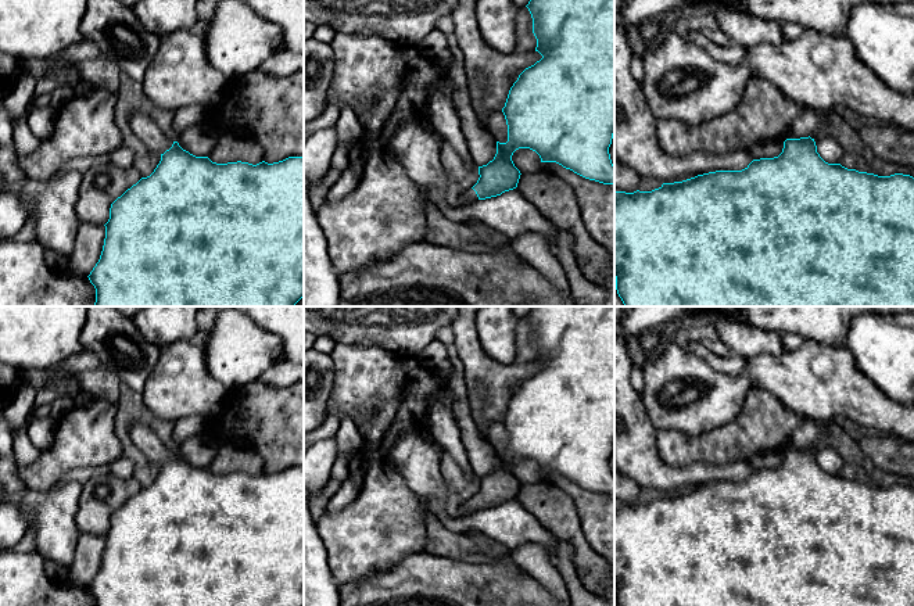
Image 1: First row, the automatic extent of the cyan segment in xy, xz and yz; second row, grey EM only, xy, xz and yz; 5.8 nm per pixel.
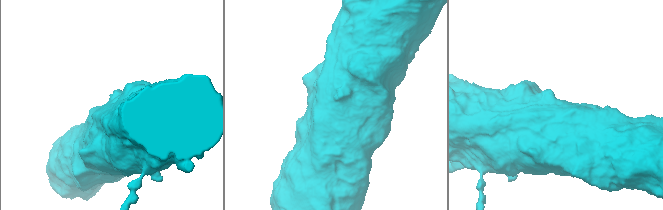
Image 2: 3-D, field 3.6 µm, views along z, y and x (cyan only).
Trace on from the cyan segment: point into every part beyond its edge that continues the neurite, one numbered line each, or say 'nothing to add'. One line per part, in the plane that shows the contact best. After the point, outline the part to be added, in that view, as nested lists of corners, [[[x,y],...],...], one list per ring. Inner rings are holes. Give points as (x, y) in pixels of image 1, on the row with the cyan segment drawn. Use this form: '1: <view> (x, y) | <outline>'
1: xy (143, 126) | [[[135,112],[129,118],[129,128],[146,147],[159,155],[173,144],[173,141],[162,133],[154,119],[143,112]]]

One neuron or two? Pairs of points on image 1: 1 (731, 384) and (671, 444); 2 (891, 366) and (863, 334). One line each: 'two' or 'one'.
1: two
2: one

